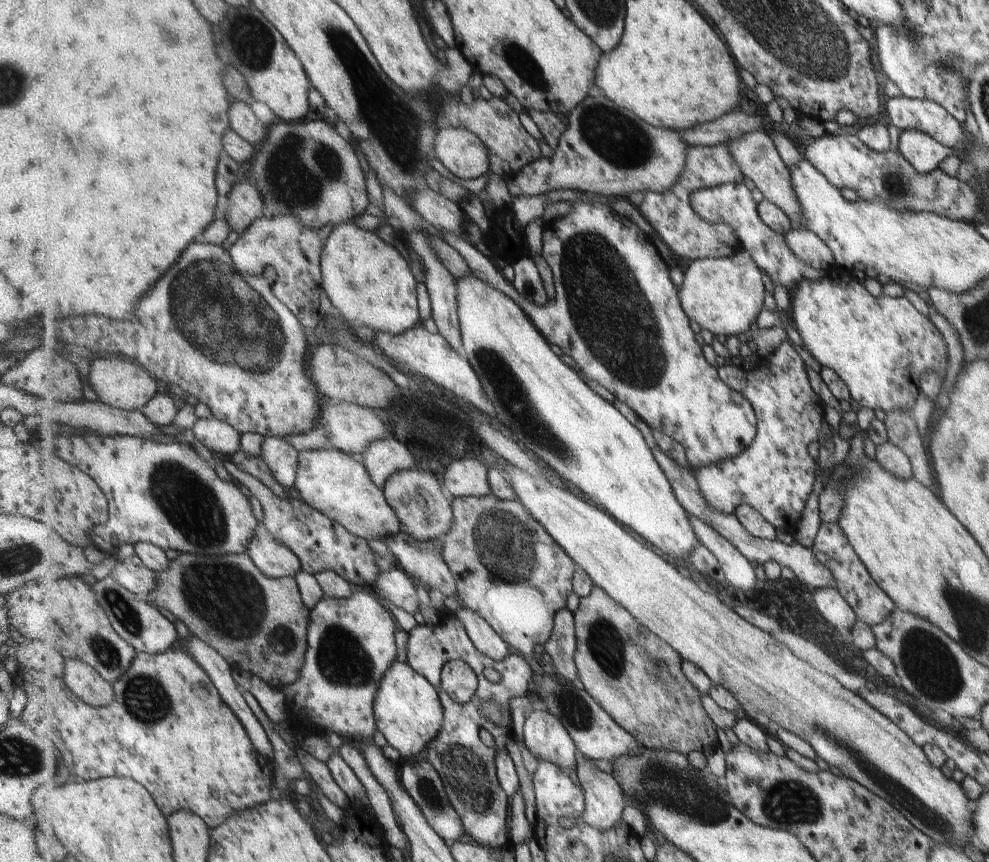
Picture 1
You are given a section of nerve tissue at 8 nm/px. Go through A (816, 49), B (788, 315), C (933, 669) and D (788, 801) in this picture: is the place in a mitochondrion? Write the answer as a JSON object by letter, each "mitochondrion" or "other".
{"A":"mitochondrion","B":"other","C":"mitochondrion","D":"mitochondrion"}

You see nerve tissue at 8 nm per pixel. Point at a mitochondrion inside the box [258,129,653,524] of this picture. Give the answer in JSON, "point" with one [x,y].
{"point":[294,170]}

